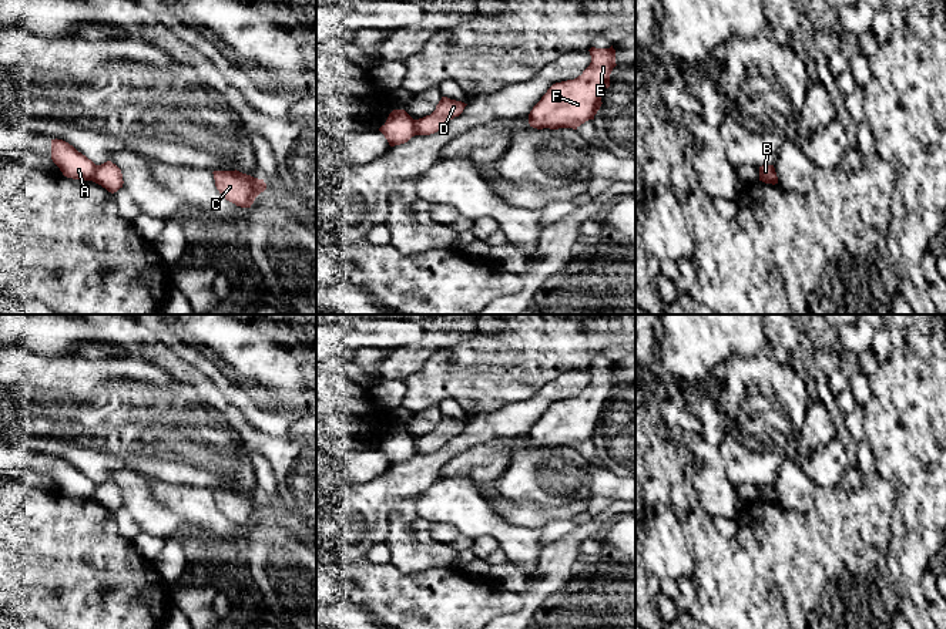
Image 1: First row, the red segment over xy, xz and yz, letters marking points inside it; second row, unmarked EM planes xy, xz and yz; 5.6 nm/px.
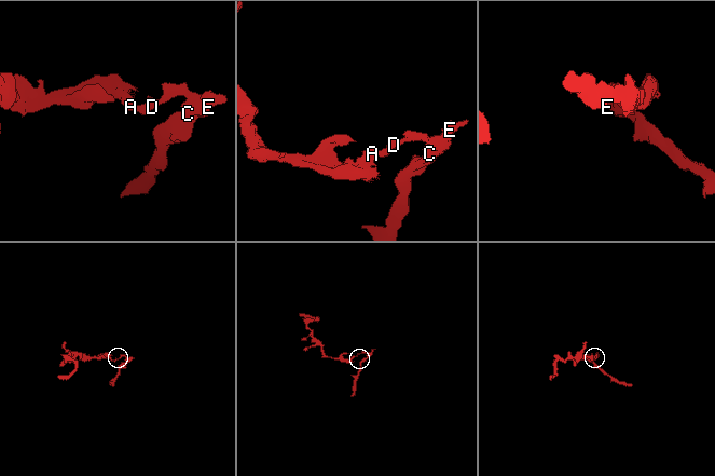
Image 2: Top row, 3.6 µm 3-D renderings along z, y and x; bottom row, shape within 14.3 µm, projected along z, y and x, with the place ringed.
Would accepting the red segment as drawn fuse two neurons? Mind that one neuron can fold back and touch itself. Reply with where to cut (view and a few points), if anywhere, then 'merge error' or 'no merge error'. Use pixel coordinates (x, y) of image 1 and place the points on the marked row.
xy (97, 165), (91, 180) | merge error

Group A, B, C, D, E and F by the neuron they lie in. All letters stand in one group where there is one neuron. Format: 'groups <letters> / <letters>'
groups A / B C D E F

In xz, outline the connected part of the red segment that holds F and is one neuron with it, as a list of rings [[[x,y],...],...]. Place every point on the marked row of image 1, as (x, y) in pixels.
[[[590,50],[591,63],[574,80],[553,84],[529,114],[533,128],[577,130],[594,115],[601,107],[601,94],[610,87],[610,74],[615,64],[615,50]]]

